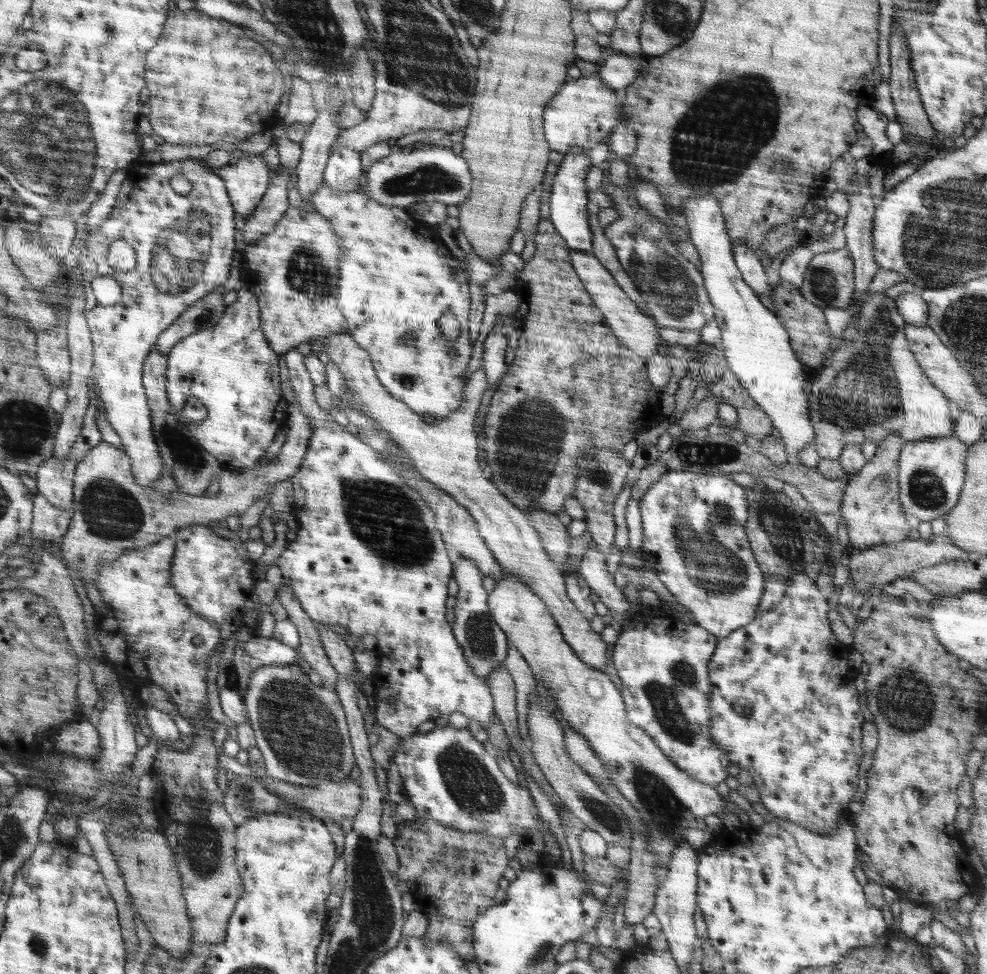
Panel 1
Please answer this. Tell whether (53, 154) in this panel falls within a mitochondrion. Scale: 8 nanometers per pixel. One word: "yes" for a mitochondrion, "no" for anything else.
yes

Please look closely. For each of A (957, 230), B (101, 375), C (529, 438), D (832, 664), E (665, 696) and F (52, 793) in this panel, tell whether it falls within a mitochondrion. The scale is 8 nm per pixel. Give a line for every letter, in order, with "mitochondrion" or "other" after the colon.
A: mitochondrion
B: other
C: mitochondrion
D: other
E: mitochondrion
F: other

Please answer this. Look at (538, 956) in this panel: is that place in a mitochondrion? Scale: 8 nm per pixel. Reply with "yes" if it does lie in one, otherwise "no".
yes

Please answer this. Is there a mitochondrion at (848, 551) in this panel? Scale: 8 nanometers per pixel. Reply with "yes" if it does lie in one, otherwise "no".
no

